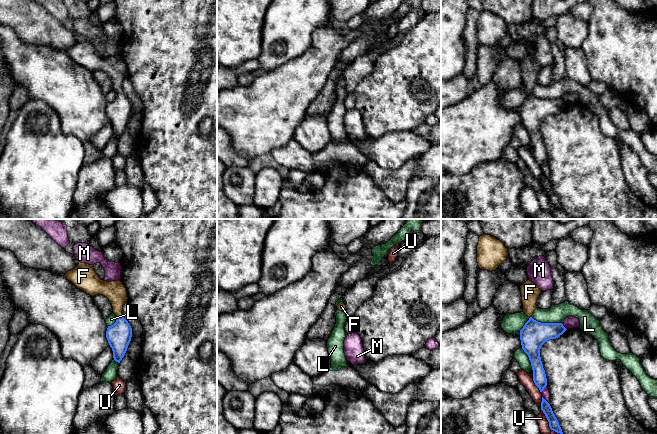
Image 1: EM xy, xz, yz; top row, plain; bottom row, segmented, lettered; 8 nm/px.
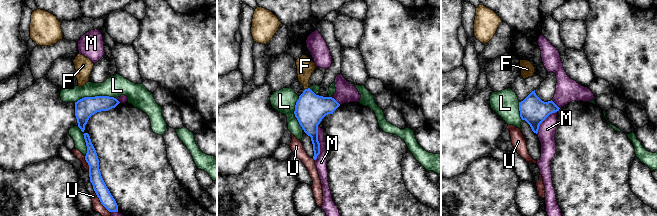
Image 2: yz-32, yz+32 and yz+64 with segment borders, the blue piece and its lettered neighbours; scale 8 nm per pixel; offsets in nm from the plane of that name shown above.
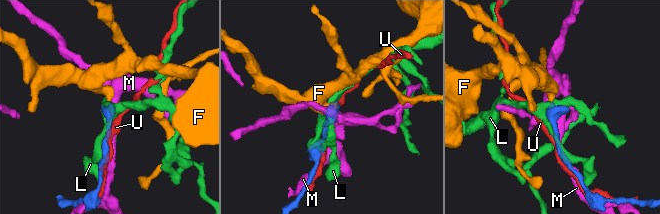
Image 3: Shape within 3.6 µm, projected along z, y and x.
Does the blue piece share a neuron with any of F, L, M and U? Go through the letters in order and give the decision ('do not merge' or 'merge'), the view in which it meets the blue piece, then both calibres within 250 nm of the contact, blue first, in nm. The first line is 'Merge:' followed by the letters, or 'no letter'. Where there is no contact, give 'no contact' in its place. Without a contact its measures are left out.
Merge: F
F: merge; meets blue in xy; 200 nm thick on the blue side, 170 nm on the other
L: do not merge; meets blue in yz; 220 nm thick on the blue side, 140 nm on the other
M: do not merge; meets blue in yz; 80 nm thick on the blue side, 70 nm on the other
U: do not merge; meets blue in yz; 80 nm thick on the blue side, 80 nm on the other

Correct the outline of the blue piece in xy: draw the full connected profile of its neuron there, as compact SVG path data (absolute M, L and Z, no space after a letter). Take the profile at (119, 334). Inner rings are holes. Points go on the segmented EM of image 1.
M81 262L73 270L68 271L64 277L92 297L100 294L111 302L117 320L113 325L108 326L106 338L112 348L114 360L120 363L132 337L132 328L122 315L123 305L128 299L125 286L120 280L111 282L101 280L93 265Z

